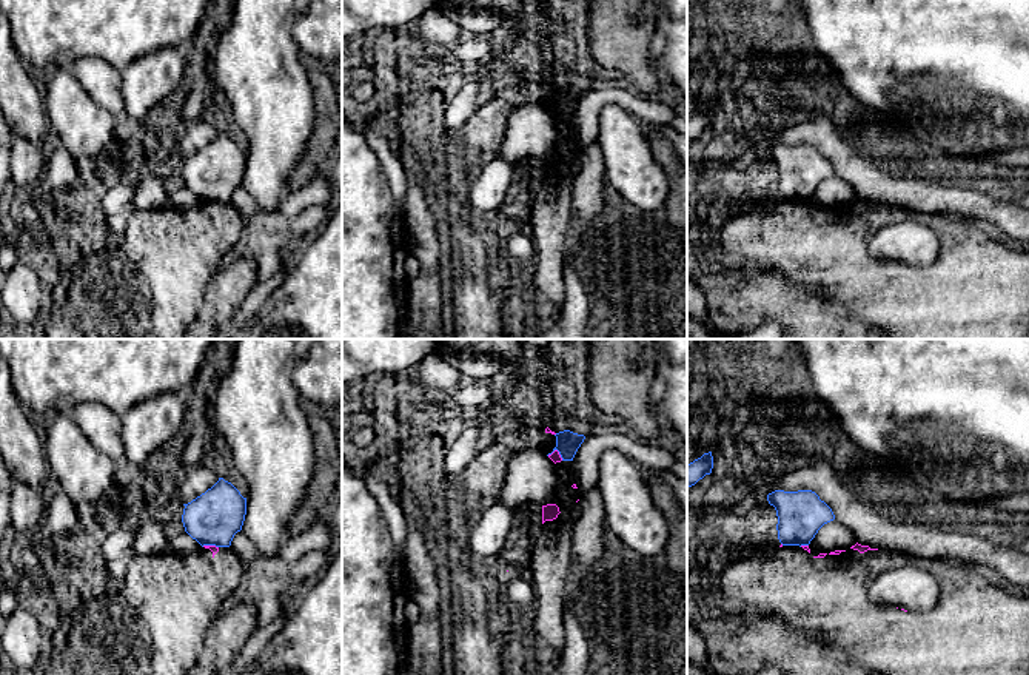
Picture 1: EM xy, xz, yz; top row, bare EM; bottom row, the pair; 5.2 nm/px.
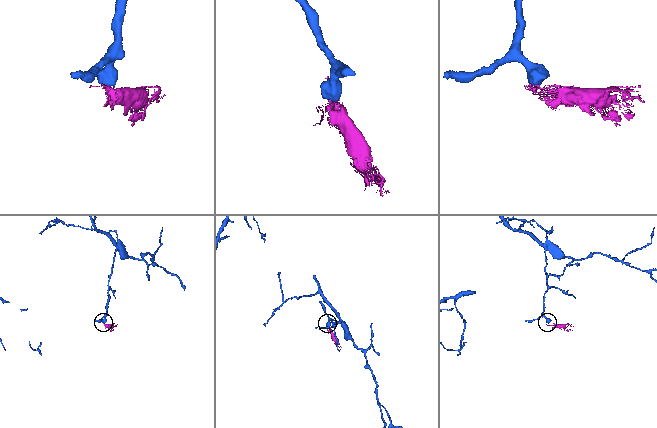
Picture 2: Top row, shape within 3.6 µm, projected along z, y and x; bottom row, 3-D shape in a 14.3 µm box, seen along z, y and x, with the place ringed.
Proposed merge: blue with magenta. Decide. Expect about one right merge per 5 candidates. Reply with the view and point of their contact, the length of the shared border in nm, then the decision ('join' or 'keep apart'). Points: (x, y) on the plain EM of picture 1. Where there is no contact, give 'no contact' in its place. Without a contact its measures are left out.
meets blue in xz at (556, 104); contact 90 nm long; keep apart

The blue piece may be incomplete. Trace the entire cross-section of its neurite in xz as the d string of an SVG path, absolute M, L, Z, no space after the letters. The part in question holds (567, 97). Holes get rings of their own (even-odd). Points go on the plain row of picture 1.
M570 85L559 86L555 91L556 91L556 102L553 103L553 106L558 105L562 116L573 116L578 103L585 94L584 89L578 89Z

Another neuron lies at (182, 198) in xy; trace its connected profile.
M186 186L176 190L173 194L168 196L168 205L177 208L194 208L202 200L193 194Z

